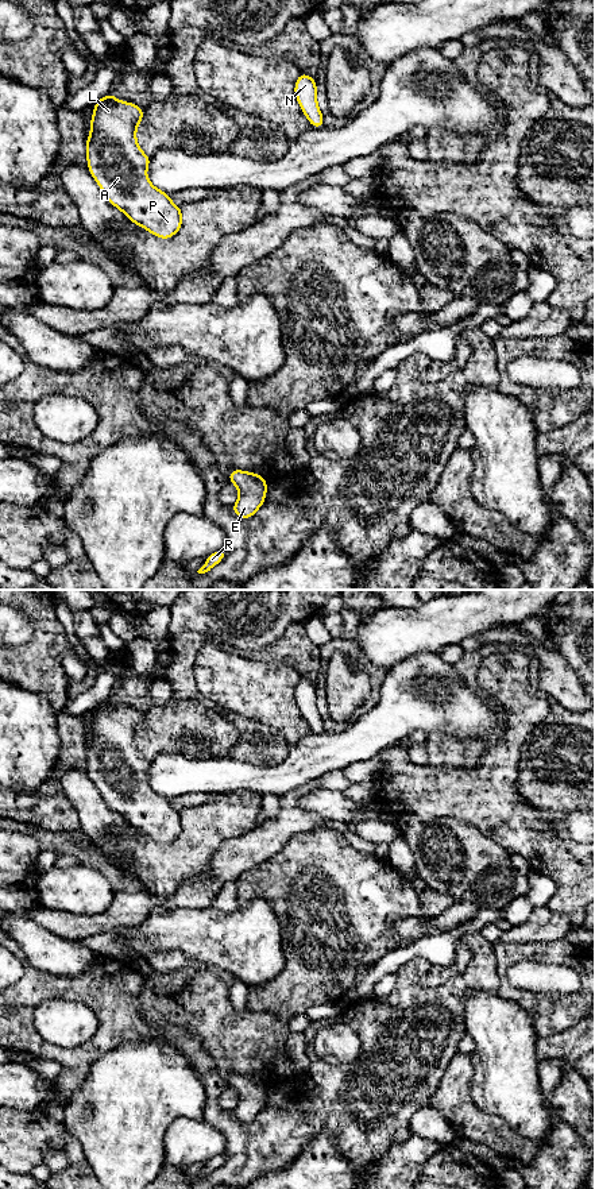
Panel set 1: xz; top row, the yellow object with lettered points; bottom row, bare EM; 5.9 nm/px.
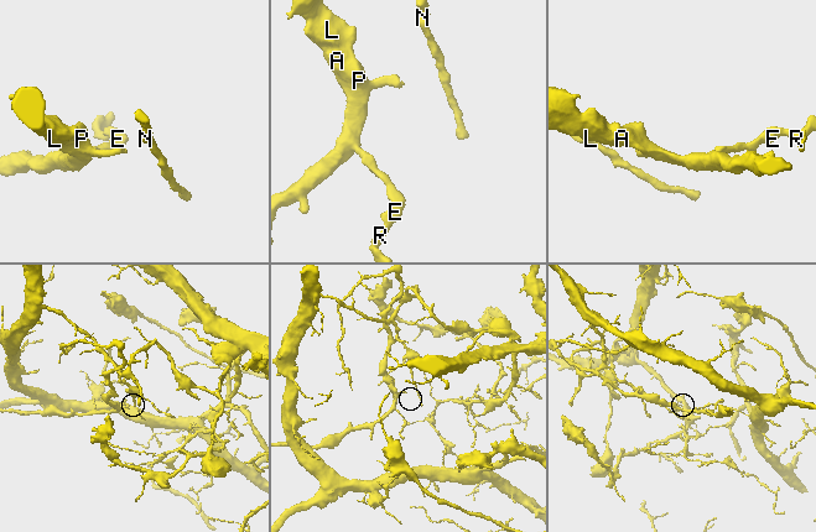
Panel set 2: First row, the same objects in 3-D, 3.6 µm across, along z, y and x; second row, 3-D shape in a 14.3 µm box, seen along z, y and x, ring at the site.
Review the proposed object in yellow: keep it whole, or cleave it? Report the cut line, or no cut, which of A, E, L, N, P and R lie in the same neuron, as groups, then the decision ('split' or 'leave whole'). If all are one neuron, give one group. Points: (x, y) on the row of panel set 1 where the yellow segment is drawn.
no cut | A E L N P R | leave whole

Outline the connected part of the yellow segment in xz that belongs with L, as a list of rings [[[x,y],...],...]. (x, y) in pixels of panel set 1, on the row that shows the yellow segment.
[[[112,92],[98,99],[93,108],[90,134],[85,143],[88,170],[105,198],[134,224],[143,227],[159,239],[170,239],[182,227],[182,209],[170,200],[170,194],[157,189],[146,175],[151,158],[136,142],[136,128],[143,117],[144,111],[140,107],[119,101]]]

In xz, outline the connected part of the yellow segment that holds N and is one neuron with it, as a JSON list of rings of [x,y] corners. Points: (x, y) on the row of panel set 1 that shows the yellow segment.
[[[301,73],[294,85],[294,94],[313,128],[324,127],[324,117],[317,104],[317,82],[308,73]]]

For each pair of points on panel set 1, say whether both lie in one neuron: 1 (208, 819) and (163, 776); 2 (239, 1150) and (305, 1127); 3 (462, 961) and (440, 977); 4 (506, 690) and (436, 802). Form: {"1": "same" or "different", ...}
{"1": "different", "2": "same", "3": "same", "4": "same"}

